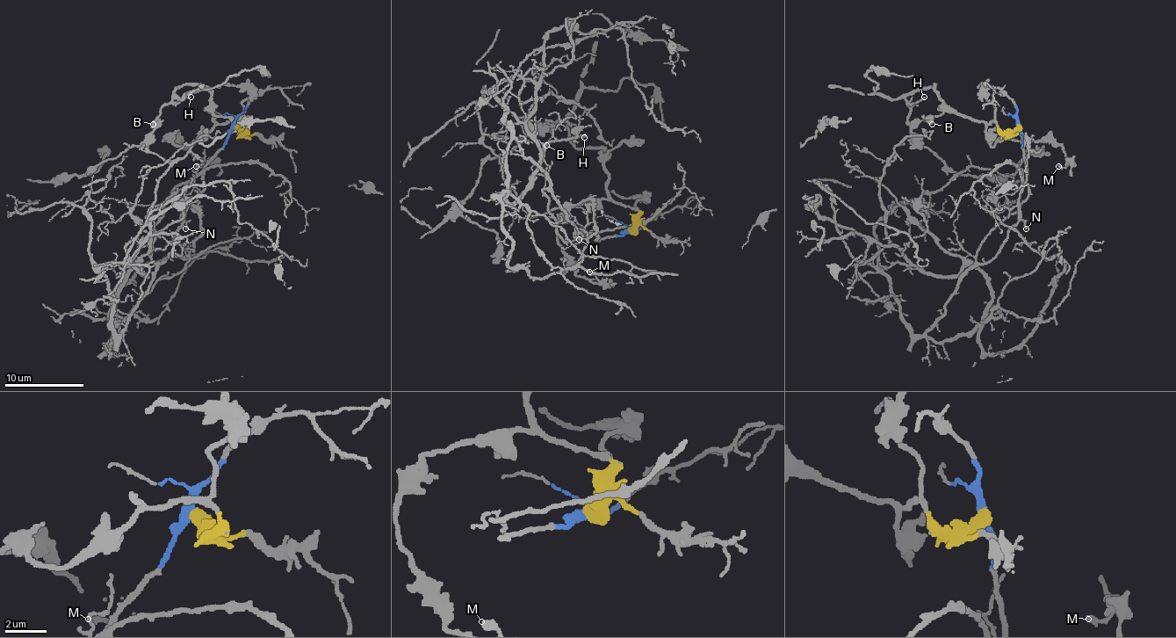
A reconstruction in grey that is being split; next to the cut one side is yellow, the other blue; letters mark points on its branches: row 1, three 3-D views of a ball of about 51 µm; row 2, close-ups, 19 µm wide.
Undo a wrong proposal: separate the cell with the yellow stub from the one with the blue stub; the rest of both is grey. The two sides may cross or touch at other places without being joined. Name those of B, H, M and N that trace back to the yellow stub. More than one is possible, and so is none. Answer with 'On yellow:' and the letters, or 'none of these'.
On yellow: B, H, M

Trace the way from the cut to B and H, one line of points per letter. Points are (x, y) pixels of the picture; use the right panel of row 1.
B: (1017, 126), (1004, 130), (993, 122), (955, 114), (934, 84), (906, 98), (908, 120), (932, 124)
H: (1017, 126), (1004, 130), (993, 122), (955, 114), (934, 84), (914, 90), (906, 98), (918, 102), (924, 96)

